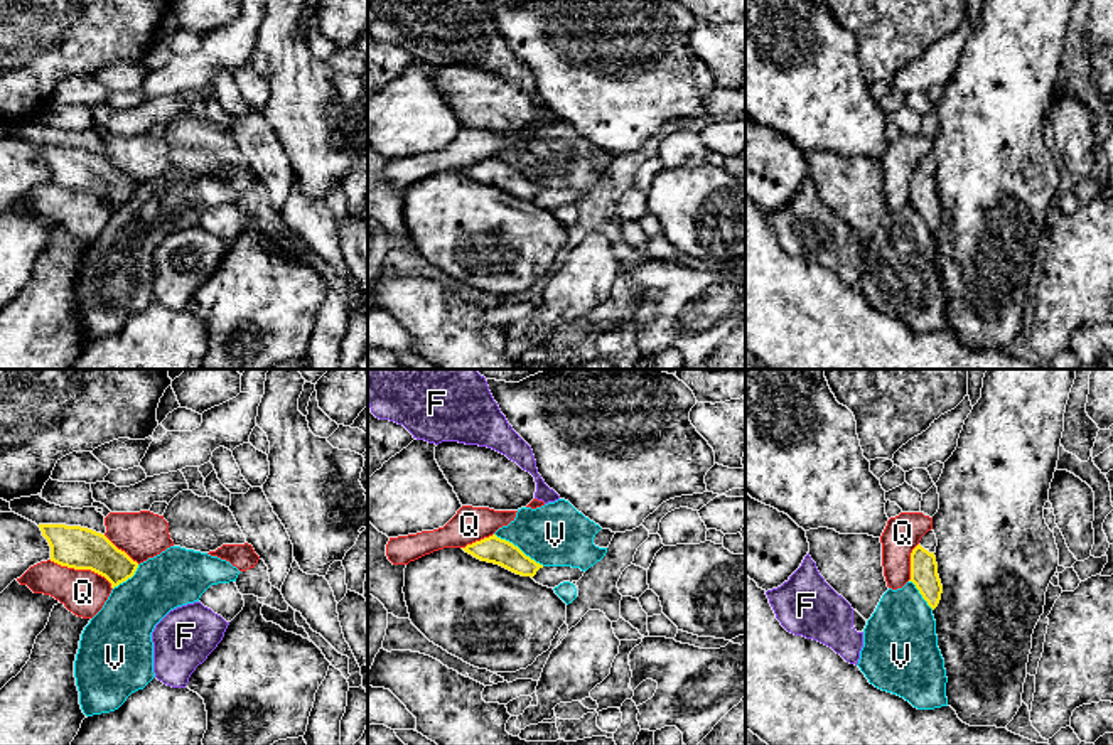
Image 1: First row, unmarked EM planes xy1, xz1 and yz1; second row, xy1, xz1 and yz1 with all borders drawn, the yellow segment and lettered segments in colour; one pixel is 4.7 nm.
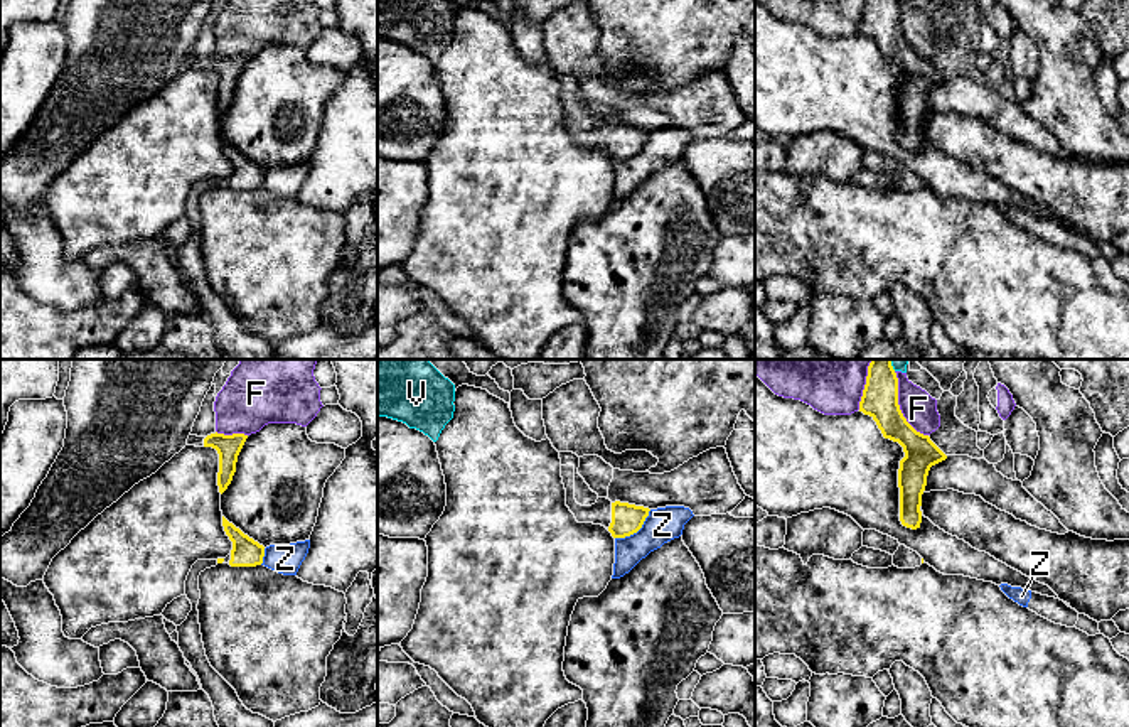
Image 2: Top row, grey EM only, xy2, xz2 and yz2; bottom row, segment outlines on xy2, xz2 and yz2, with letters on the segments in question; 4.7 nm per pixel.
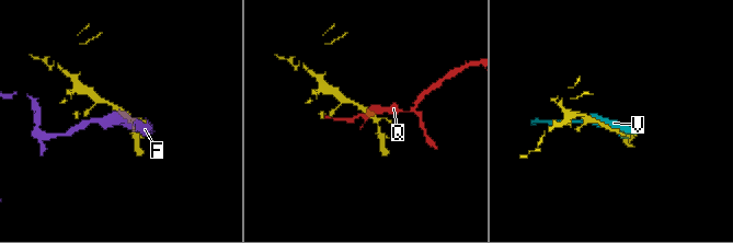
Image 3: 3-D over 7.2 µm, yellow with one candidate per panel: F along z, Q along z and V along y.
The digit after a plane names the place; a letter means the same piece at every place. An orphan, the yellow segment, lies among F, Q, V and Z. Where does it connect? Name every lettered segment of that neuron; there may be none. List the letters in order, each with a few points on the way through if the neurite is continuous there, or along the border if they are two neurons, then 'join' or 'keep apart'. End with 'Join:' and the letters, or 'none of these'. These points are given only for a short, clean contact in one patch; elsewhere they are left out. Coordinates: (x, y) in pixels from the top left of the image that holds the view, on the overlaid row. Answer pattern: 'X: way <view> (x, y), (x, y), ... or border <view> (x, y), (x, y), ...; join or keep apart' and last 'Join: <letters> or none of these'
F: keep apart
Q: keep apart
V: keep apart
Z: border xz2 (651, 510), (636, 532), (615, 538); keep apart
Join: none of these

